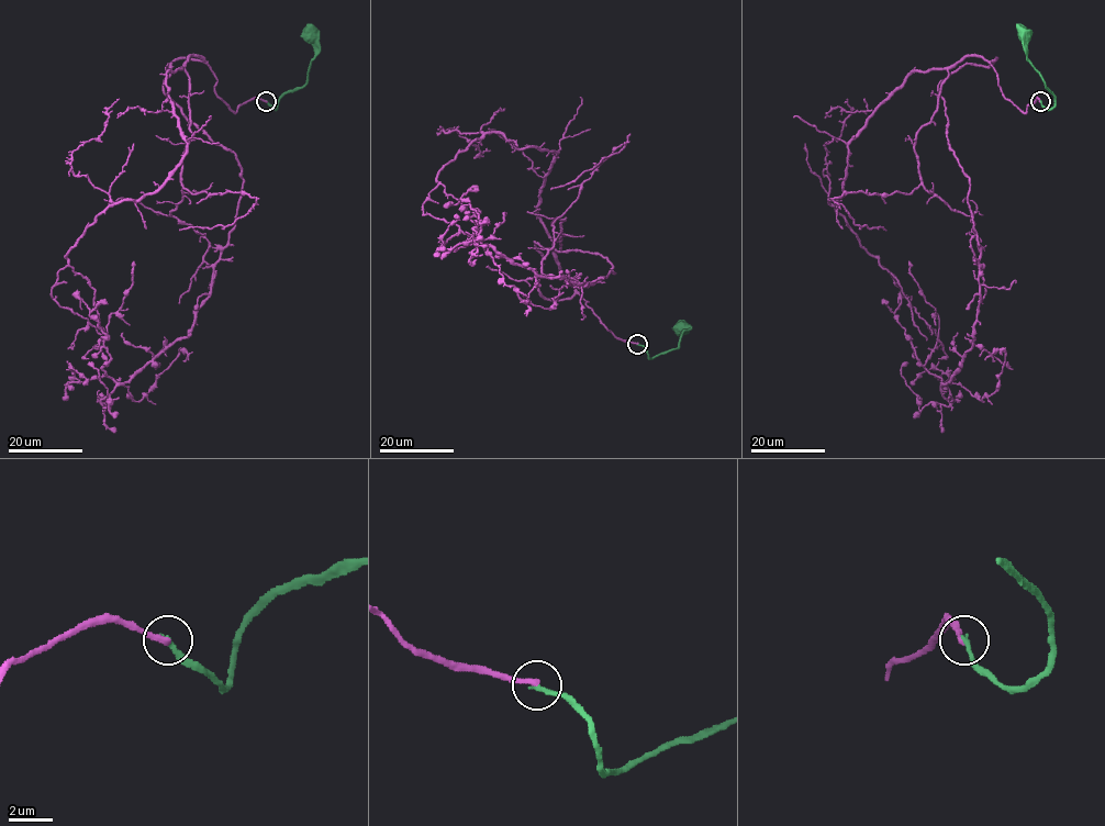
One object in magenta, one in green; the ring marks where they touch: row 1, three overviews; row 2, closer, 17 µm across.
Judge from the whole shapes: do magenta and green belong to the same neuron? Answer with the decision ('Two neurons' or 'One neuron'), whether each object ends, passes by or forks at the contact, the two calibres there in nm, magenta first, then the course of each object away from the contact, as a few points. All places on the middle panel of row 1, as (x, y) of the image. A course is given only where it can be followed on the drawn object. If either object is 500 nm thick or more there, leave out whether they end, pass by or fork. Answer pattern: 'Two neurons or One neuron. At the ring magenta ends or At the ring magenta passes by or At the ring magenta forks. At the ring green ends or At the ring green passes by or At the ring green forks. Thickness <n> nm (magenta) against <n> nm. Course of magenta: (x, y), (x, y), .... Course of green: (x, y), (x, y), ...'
Two neurons. At the ring magenta ends. At the ring green ends. Thickness 240 nm (magenta) against 240 nm. Course of magenta: (638, 344), (576, 293), (539, 290), (535, 242), (601, 255), (615, 272), (582, 283), (470, 240), (505, 212). Course of green: (638, 344), (651, 358), (677, 348), (682, 333), (687, 331), (680, 330)

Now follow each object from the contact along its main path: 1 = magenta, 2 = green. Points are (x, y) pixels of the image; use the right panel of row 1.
1: (1040, 101), (1003, 95), (996, 58), (939, 84), (980, 254), (946, 383), (908, 260)
2: (1040, 101), (1047, 109), (1055, 105), (1055, 98), (1029, 60), (1026, 32)

